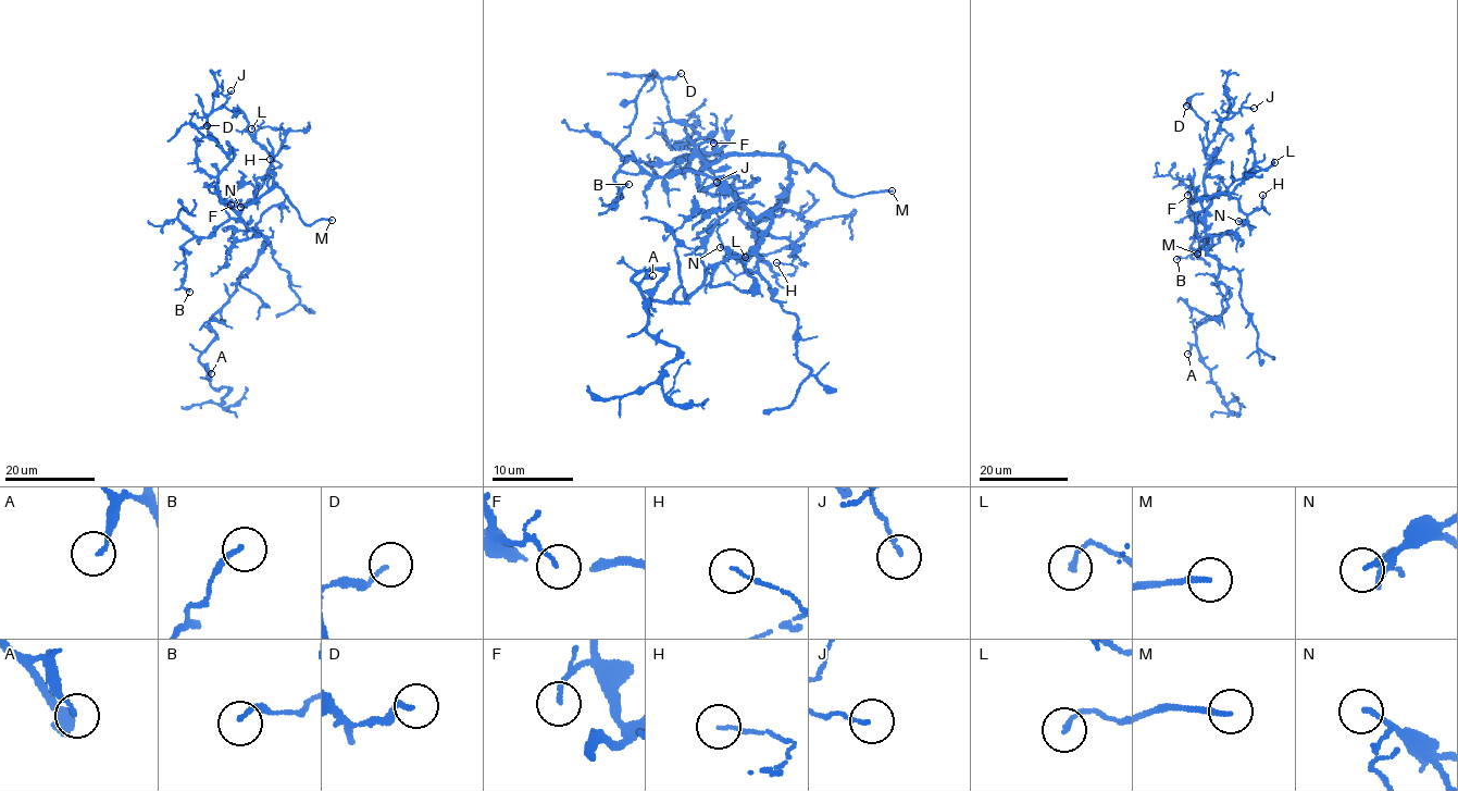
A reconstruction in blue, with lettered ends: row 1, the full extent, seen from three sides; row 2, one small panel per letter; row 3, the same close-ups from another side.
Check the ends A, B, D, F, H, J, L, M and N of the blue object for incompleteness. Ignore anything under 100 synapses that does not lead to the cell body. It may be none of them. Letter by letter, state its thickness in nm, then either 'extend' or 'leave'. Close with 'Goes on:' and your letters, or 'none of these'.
A: 130 nm thick; leave
B: 160 nm thick; leave
D: 130 nm thick; leave
F: 110 nm thick; leave
H: 80 nm thick; leave
J: 110 nm thick; leave
L: 150 nm thick; leave
M: 180 nm thick; extend
N: 100 nm thick; leave
Goes on: M

